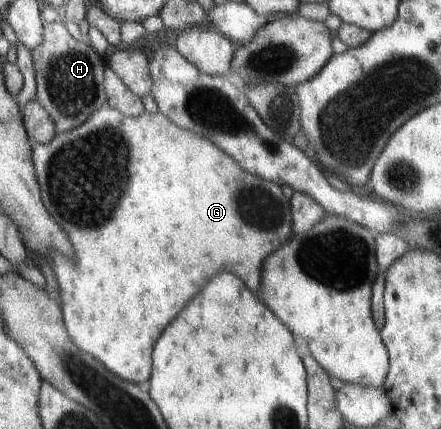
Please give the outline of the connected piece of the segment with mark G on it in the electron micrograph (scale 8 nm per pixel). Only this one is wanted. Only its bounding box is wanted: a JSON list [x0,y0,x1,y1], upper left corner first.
[32,106,294,385]

